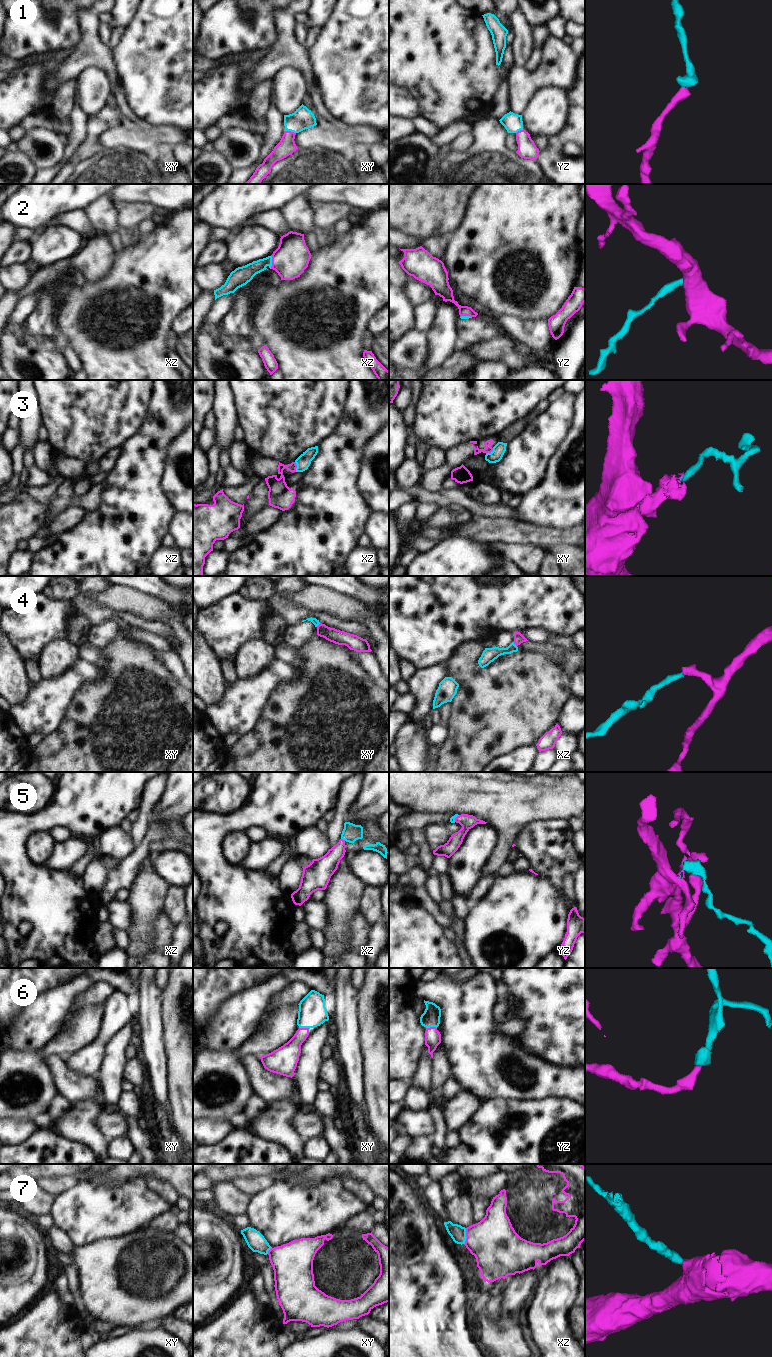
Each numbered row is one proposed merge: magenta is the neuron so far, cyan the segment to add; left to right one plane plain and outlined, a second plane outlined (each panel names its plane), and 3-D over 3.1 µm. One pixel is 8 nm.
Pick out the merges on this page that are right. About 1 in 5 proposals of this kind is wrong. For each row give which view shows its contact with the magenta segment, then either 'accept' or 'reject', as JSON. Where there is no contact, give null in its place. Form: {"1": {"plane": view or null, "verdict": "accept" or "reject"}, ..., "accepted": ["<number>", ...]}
{"1": {"plane": "xy", "verdict": "accept"}, "2": {"plane": "xz", "verdict": "accept"}, "3": {"plane": "xz", "verdict": "reject"}, "4": {"plane": "xz", "verdict": "accept"}, "5": {"plane": "xz", "verdict": "accept"}, "6": {"plane": "xy", "verdict": "accept"}, "7": {"plane": "xz", "verdict": "accept"}, "accepted": ["1", "2", "4", "5", "6", "7"]}

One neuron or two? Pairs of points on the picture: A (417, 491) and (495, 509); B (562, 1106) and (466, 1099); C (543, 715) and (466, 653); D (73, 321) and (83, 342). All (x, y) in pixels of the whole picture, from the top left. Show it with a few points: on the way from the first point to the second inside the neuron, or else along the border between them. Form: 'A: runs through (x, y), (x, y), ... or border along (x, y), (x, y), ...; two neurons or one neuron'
A: runs through (436, 497), (458, 497), (476, 509); one neuron
B: border along (482, 1102), (468, 1122); two neurons
C: border along (481, 668), (463, 684); two neurons
D: runs through (78, 326), (83, 333), (83, 337); one neuron

